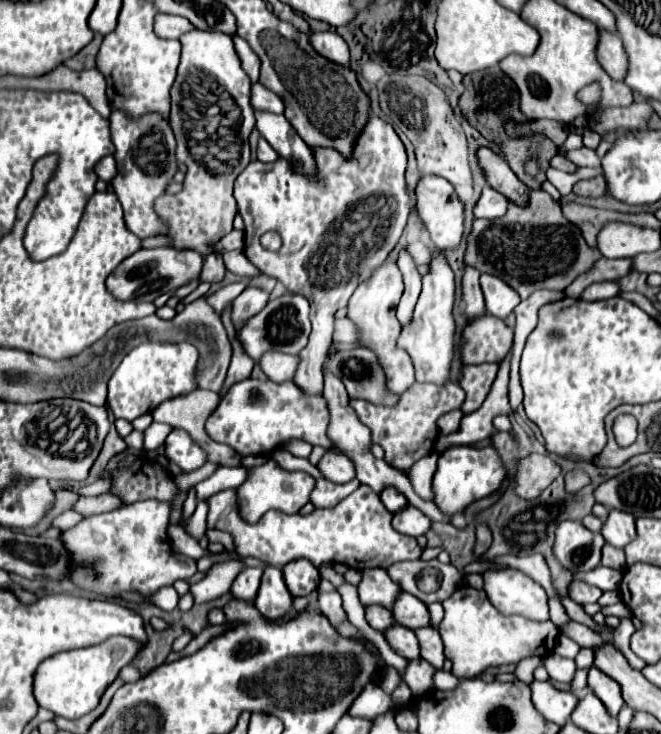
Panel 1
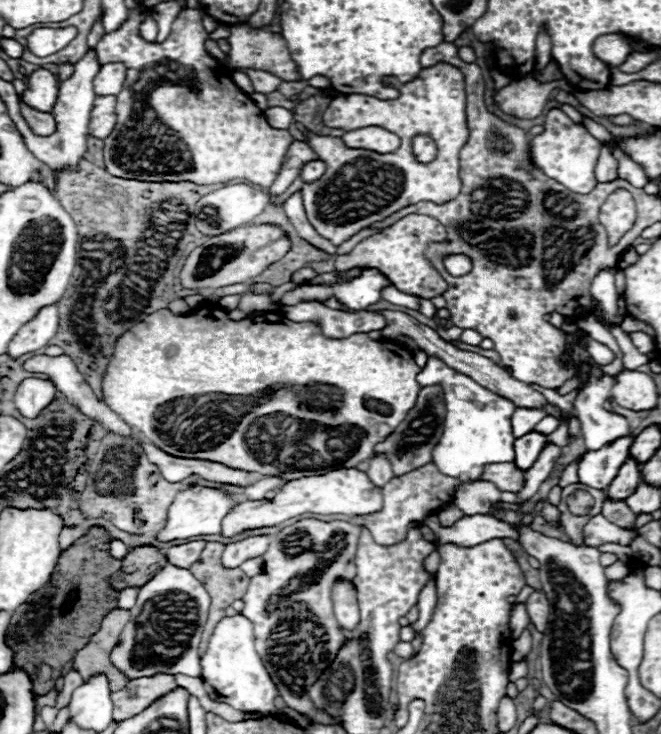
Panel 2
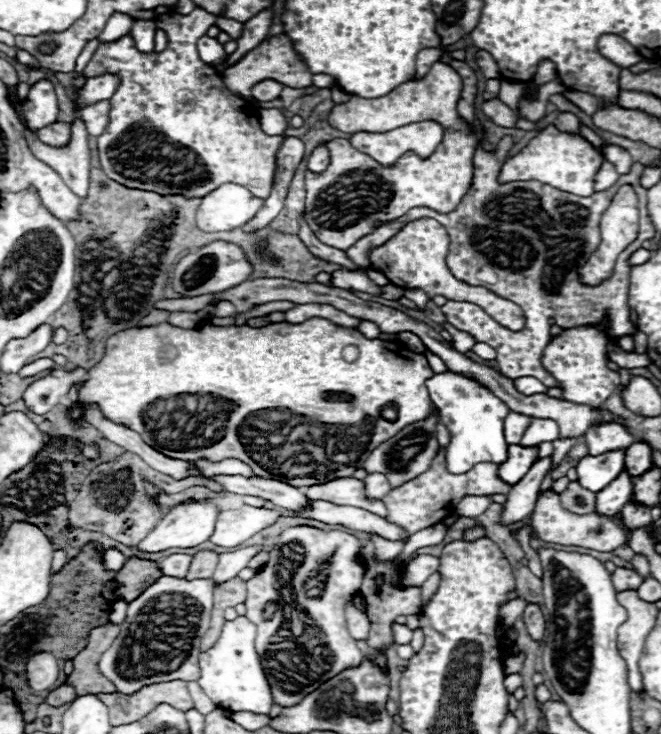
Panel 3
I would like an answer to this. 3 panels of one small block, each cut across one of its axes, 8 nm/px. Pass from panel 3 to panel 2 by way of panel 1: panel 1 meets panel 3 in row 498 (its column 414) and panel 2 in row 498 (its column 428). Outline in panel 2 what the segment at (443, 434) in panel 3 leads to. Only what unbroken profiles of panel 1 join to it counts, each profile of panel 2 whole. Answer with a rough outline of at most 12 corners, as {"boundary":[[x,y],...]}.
{"boundary":[[436,464],[394,476],[364,526],[382,546],[402,542],[454,500],[460,480]]}

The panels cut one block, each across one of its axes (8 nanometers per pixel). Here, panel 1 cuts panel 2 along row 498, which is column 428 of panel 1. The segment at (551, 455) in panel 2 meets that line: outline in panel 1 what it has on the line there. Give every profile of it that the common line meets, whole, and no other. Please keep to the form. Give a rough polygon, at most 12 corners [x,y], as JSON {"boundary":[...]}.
{"boundary":[[412,504],[394,512],[392,526],[408,536],[426,534],[430,518]]}

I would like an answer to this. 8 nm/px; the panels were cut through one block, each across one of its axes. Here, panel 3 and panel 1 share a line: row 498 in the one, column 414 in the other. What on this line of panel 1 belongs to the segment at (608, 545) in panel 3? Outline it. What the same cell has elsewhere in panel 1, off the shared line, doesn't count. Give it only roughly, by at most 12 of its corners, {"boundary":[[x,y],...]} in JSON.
{"boundary":[[360,484],[308,516],[238,516],[236,490],[206,500],[208,528],[242,558],[282,568],[384,568],[418,560],[416,538],[392,528]]}

